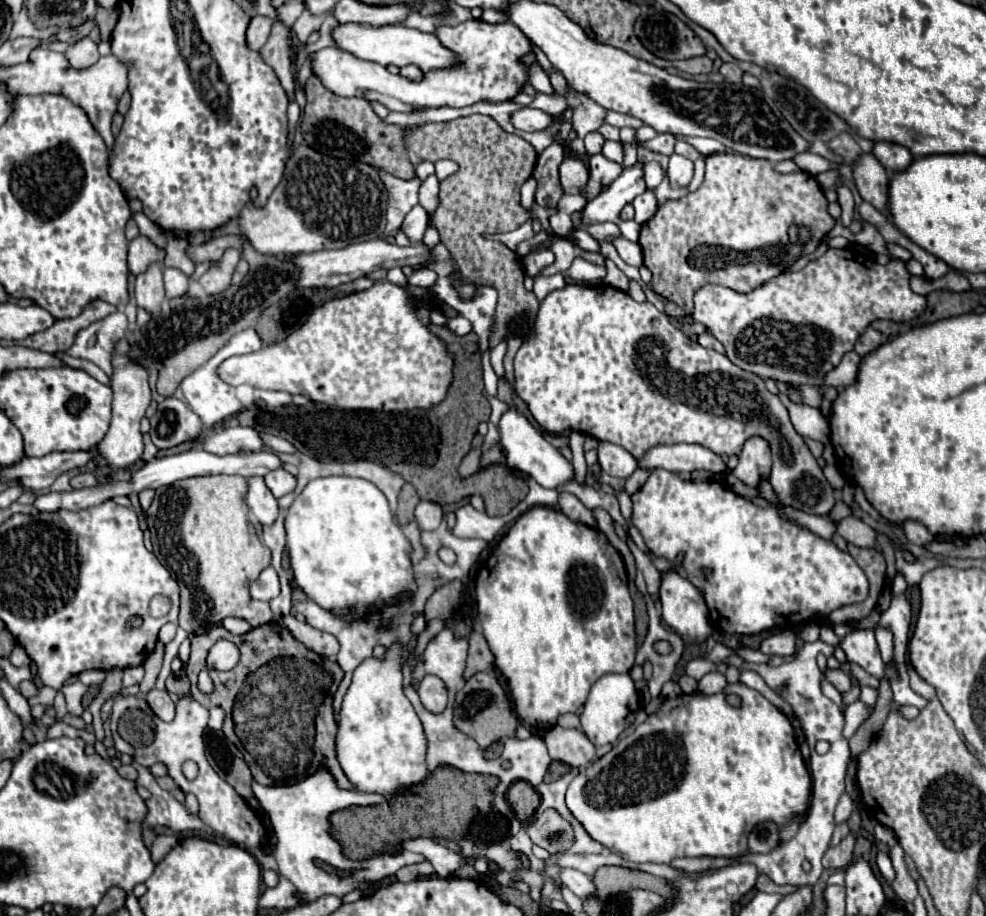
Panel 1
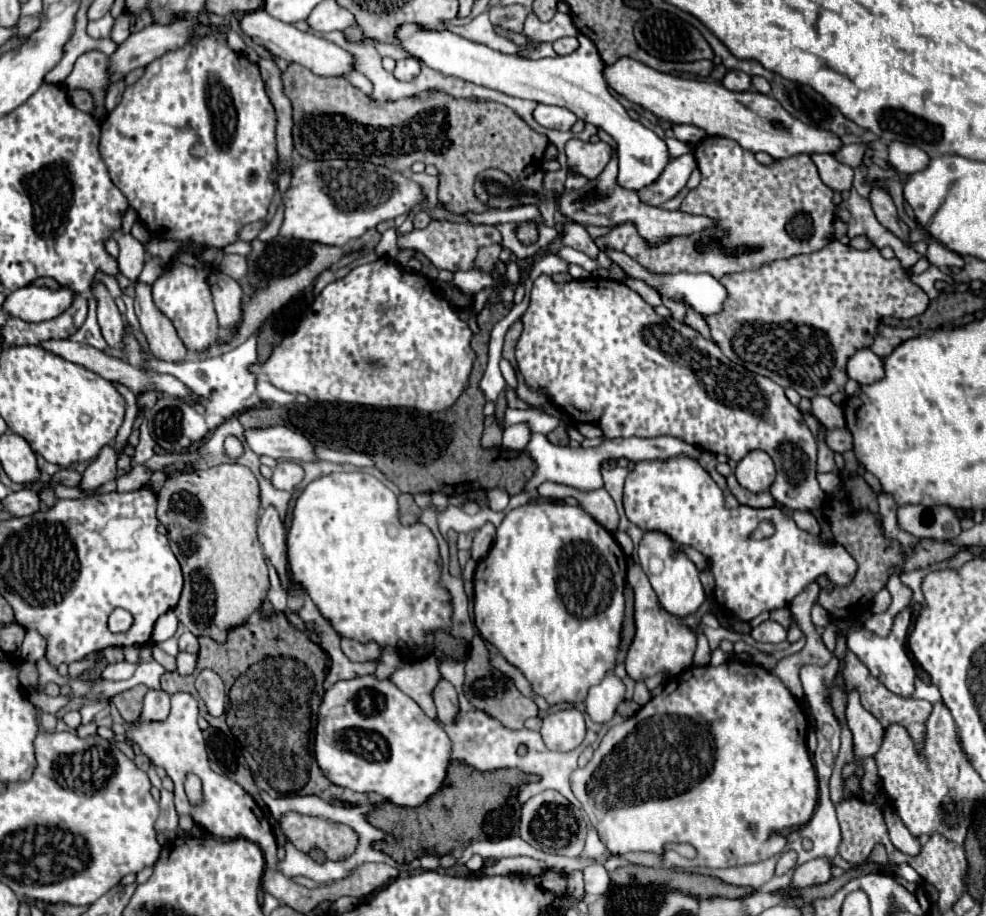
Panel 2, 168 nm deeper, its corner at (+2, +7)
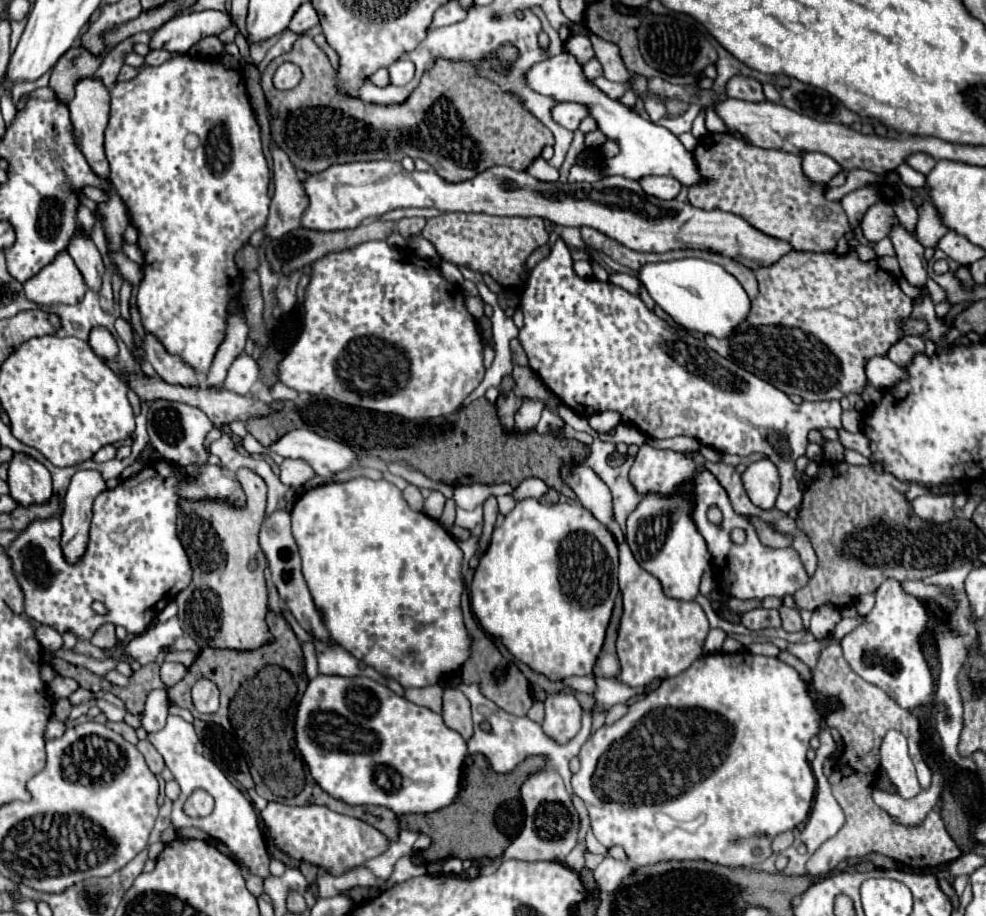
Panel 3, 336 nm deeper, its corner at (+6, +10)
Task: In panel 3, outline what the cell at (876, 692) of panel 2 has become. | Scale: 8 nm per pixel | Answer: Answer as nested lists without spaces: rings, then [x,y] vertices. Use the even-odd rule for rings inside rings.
[[[827,642],[821,648],[817,666],[813,670],[813,688],[821,698],[837,696],[837,708],[827,714],[825,722],[827,726],[837,728],[845,742],[845,750],[837,762],[837,768],[829,776],[833,796],[837,798],[837,802],[841,804],[845,812],[845,824],[833,838],[823,842],[821,848],[809,858],[807,872],[817,874],[817,876],[827,876],[829,872],[835,870],[835,866],[841,860],[861,858],[871,852],[885,854],[909,868],[933,868],[933,866],[941,866],[945,862],[959,858],[961,850],[953,842],[953,838],[947,834],[945,824],[937,810],[931,810],[925,816],[925,820],[917,826],[903,826],[895,818],[889,818],[889,814],[885,814],[885,810],[881,810],[873,802],[873,782],[879,770],[879,760],[881,760],[879,746],[881,746],[883,736],[889,730],[899,730],[907,738],[909,754],[911,754],[911,760],[915,762],[921,788],[923,790],[929,788],[931,770],[921,756],[919,722],[907,710],[899,708],[881,688],[859,678],[845,662],[839,642]]]

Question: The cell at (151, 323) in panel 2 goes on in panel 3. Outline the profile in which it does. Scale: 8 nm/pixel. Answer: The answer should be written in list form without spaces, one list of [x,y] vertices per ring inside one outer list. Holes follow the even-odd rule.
[[[153,334],[145,336],[143,348],[145,348],[145,358],[151,362],[151,366],[155,368],[157,376],[163,382],[179,386],[199,386],[195,370],[187,366],[181,358],[169,354]]]

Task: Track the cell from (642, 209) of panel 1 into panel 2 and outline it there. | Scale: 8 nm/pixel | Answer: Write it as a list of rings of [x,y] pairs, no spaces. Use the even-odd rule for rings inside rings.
[[[685,153],[677,159],[671,159],[669,165],[663,169],[661,177],[657,181],[653,181],[653,185],[647,185],[643,189],[637,191],[637,195],[641,197],[641,201],[645,201],[647,205],[661,205],[663,201],[675,197],[687,183],[691,171],[697,167],[697,161],[693,157],[693,153]]]

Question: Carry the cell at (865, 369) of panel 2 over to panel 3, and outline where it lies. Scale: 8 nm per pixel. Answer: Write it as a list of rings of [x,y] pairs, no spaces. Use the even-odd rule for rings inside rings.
[[[871,358],[867,362],[867,378],[869,384],[887,390],[889,386],[897,386],[897,382],[901,382],[901,378],[909,378],[909,374],[905,374],[903,366],[897,366],[895,362],[891,362],[889,358]]]

